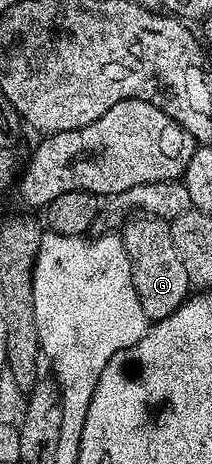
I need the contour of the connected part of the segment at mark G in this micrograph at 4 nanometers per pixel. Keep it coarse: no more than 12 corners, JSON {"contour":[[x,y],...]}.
{"contour":[[130,217],[119,236],[150,322],[189,300],[170,222]]}

